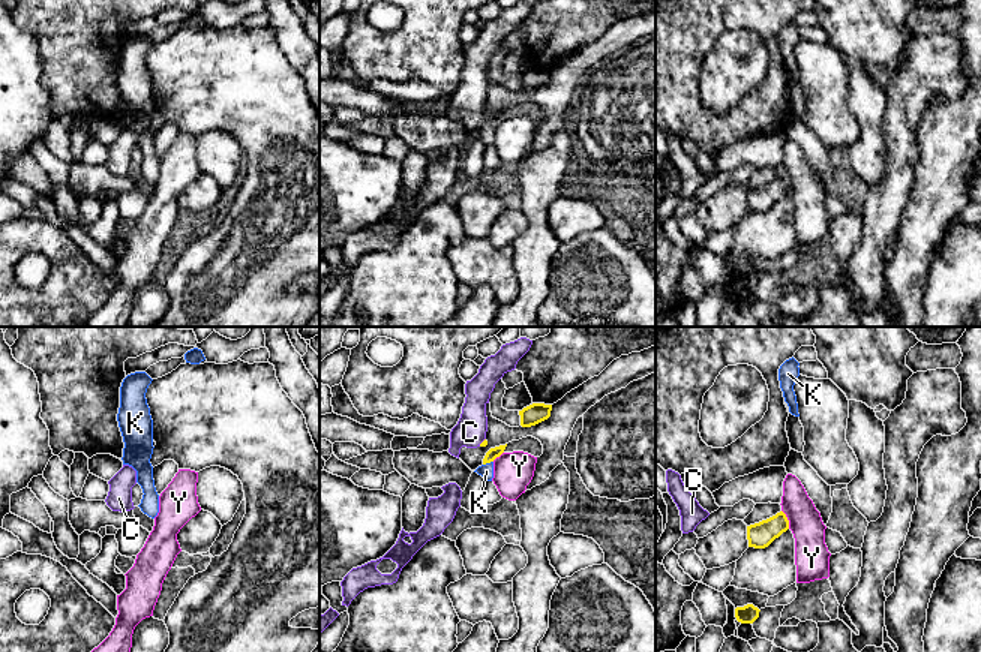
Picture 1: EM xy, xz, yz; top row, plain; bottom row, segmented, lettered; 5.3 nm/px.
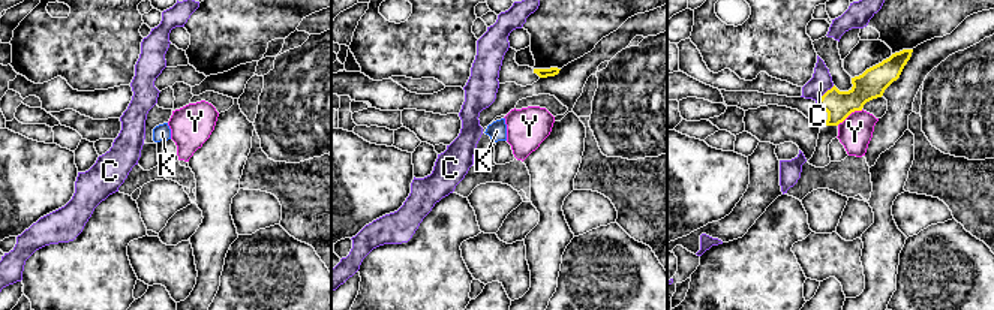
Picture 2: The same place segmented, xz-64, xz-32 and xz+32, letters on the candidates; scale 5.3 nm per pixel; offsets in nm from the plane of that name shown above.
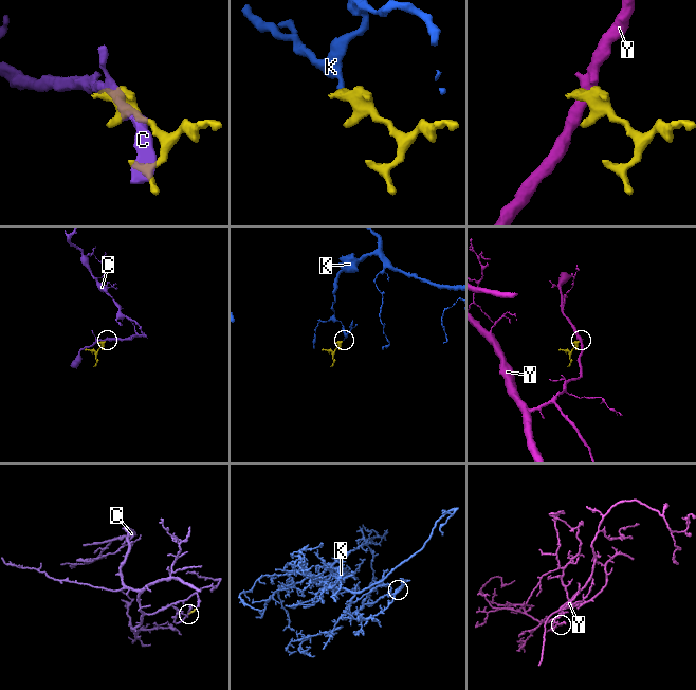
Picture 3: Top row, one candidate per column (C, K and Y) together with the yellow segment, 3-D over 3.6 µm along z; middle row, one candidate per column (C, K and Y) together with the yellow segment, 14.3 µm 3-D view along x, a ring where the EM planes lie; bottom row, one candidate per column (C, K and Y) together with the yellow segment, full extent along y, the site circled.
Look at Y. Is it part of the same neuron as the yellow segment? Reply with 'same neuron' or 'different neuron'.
different neuron

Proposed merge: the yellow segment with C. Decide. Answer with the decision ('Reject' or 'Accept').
Reject

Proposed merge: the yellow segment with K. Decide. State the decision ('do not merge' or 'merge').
merge

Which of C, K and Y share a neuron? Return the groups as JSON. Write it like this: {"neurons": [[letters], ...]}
{"neurons": [["C"], ["K"], ["Y"]]}

